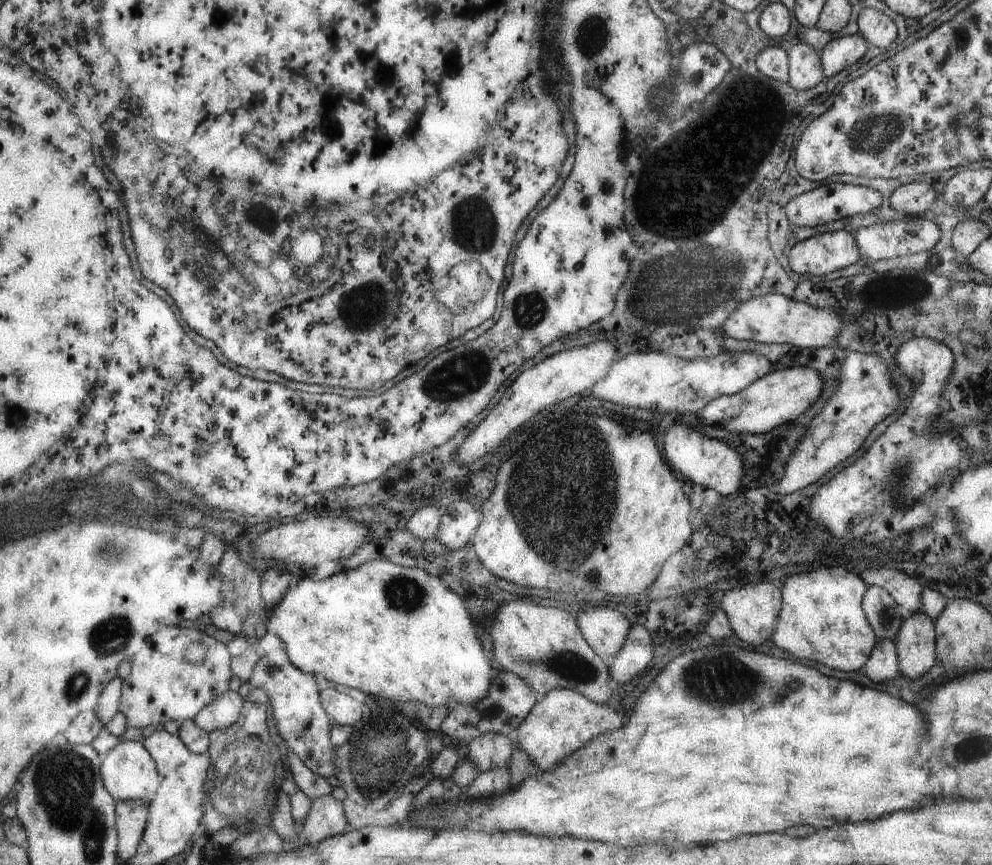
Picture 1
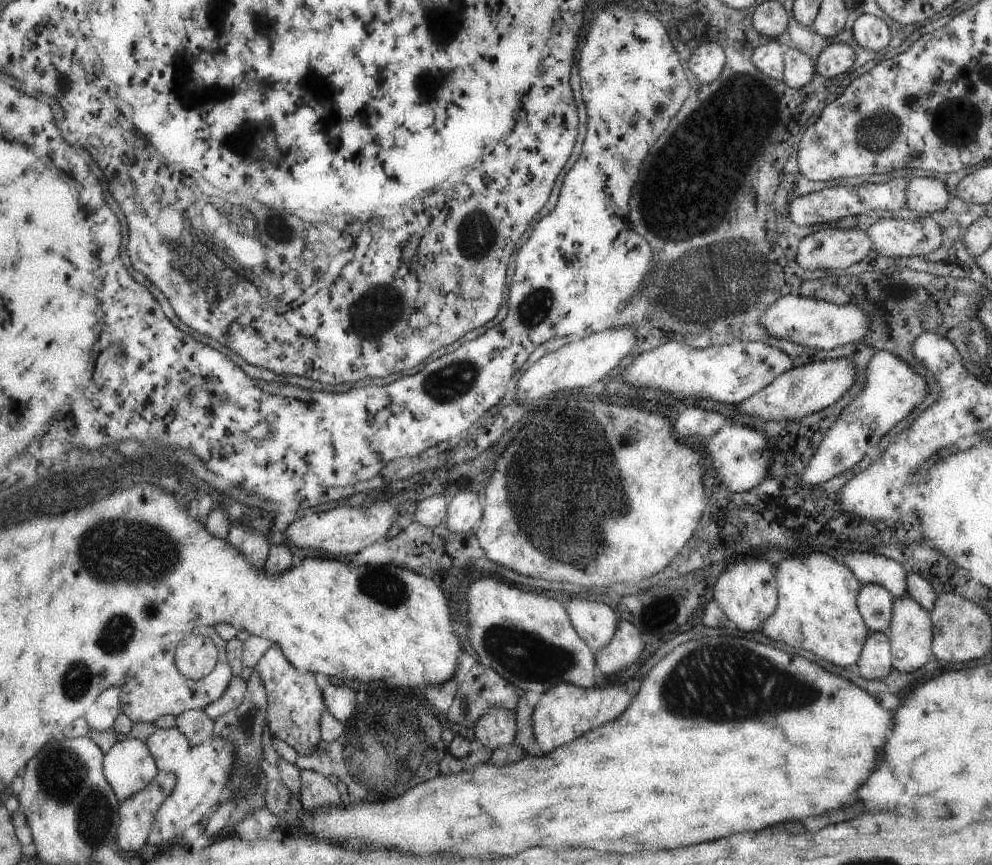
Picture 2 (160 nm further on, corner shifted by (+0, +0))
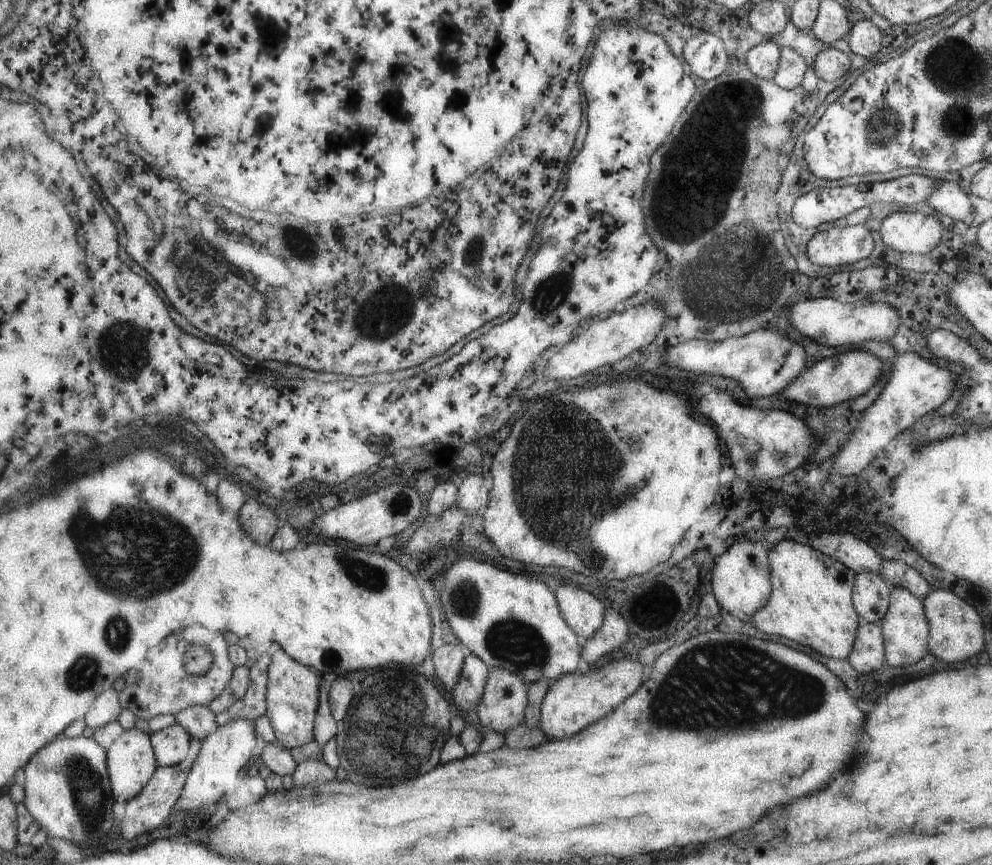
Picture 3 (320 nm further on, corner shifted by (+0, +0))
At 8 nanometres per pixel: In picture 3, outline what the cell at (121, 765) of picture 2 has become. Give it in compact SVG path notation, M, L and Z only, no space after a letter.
M136 727L124 730L123 734L115 740L113 746L108 748L108 769L114 798L117 802L128 803L132 798L135 798L152 780L158 768L151 732L145 732Z

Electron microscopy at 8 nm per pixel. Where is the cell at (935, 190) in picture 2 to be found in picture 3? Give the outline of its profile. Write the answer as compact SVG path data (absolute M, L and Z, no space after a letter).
M943 181L928 195L926 201L933 210L953 220L963 221L972 211L968 196L955 181Z

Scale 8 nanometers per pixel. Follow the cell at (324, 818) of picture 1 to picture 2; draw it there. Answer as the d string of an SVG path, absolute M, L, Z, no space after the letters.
M303 769L301 771L302 789L300 792L301 804L305 811L314 813L317 809L328 807L329 805L341 806L341 792L339 788L327 775L316 770Z

